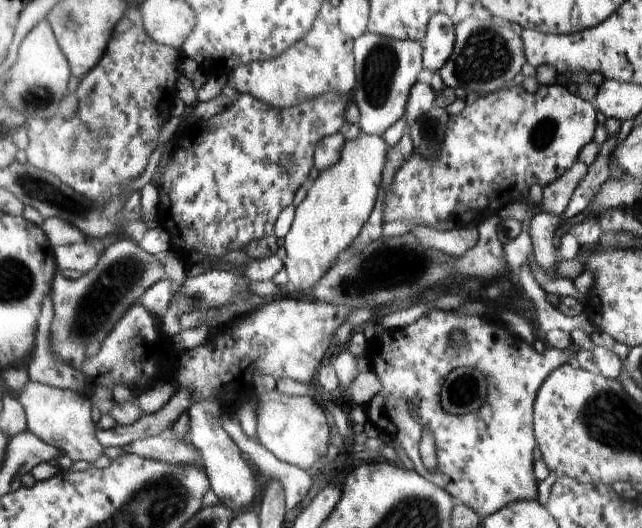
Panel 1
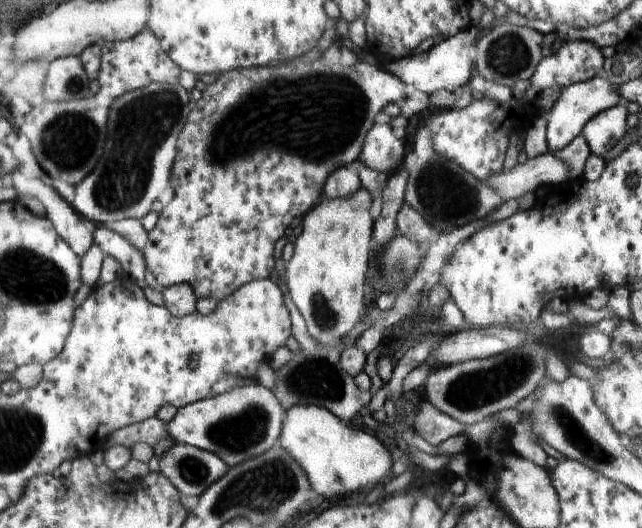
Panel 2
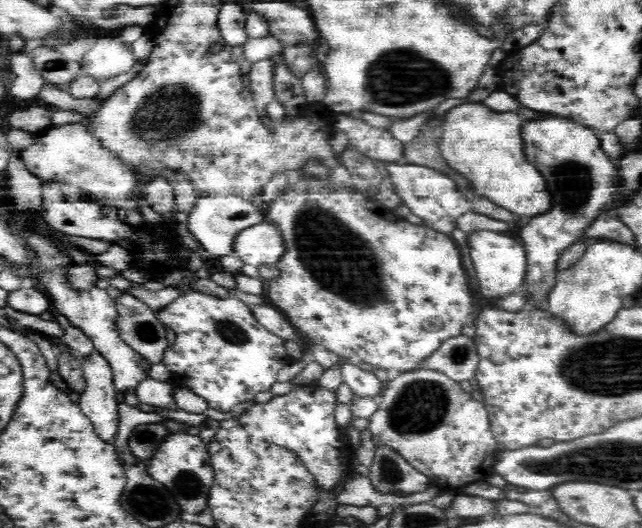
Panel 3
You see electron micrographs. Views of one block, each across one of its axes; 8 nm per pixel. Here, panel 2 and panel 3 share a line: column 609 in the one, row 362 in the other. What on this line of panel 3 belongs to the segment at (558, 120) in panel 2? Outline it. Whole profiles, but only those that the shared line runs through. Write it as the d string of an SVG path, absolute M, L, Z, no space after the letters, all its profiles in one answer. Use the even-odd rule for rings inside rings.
M94 350L84 358L81 370L87 388L80 394L79 408L92 422L96 434L104 441L112 443L118 432L119 421L117 392L114 389L110 363L104 355Z

